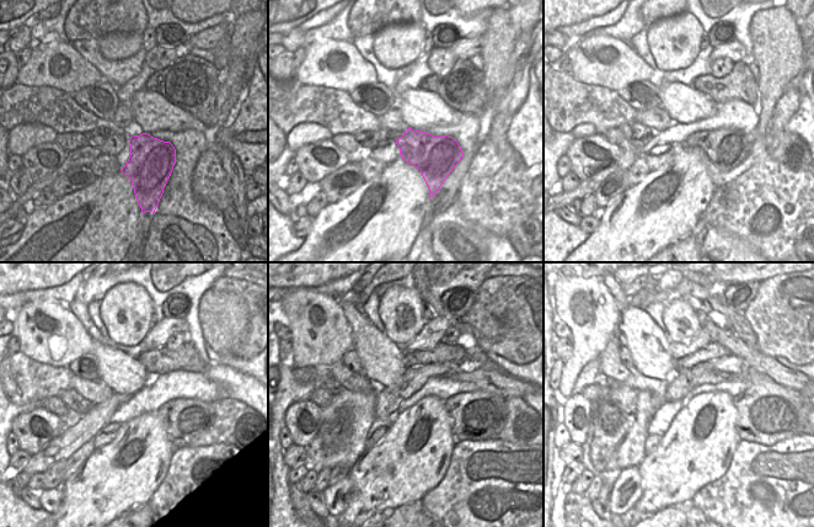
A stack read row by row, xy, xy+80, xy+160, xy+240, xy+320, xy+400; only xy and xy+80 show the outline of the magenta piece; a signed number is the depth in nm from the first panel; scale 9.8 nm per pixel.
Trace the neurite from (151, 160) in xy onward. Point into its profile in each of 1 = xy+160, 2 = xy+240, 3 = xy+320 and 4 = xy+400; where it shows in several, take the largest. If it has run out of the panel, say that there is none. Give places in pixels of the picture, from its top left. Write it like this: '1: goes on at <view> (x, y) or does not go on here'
1: goes on at xy+160 (727, 148)
2: goes on at xy+240 (183, 419)
3: goes on at xy+320 (475, 416)
4: goes on at xy+400 (767, 413)

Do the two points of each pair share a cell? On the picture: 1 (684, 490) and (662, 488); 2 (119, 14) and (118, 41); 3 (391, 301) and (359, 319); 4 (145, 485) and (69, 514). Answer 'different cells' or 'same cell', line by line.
1: same cell
2: different cells
3: different cells
4: same cell

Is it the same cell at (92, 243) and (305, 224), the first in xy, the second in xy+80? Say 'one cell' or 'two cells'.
two cells

